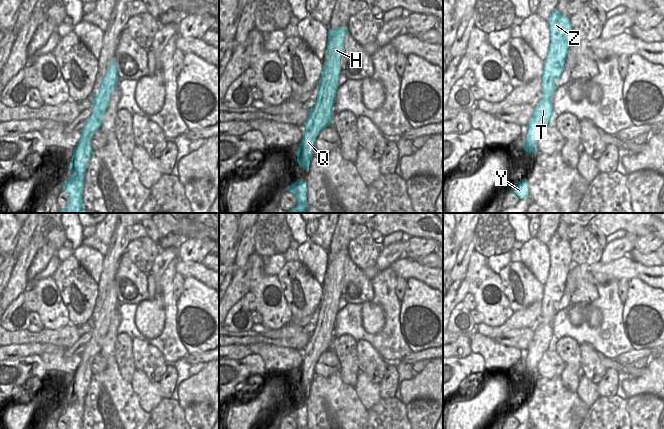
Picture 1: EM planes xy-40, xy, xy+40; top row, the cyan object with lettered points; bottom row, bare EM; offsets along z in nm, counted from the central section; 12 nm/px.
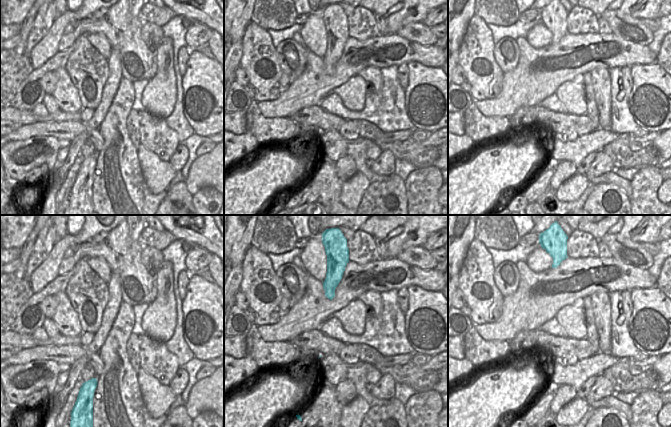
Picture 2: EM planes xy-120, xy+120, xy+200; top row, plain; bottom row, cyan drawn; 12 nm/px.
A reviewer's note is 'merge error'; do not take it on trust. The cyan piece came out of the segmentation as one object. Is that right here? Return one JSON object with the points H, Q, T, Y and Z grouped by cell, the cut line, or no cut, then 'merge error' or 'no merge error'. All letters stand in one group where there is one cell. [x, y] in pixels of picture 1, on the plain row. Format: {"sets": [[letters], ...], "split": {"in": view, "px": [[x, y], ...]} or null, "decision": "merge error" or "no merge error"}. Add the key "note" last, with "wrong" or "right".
{"sets": [["H", "Q", "T", "Y", "Z"]], "split": null, "decision": "no merge error", "note": "wrong"}

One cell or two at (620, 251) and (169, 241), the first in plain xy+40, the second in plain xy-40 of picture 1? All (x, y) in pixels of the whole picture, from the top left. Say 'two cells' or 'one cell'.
two cells

